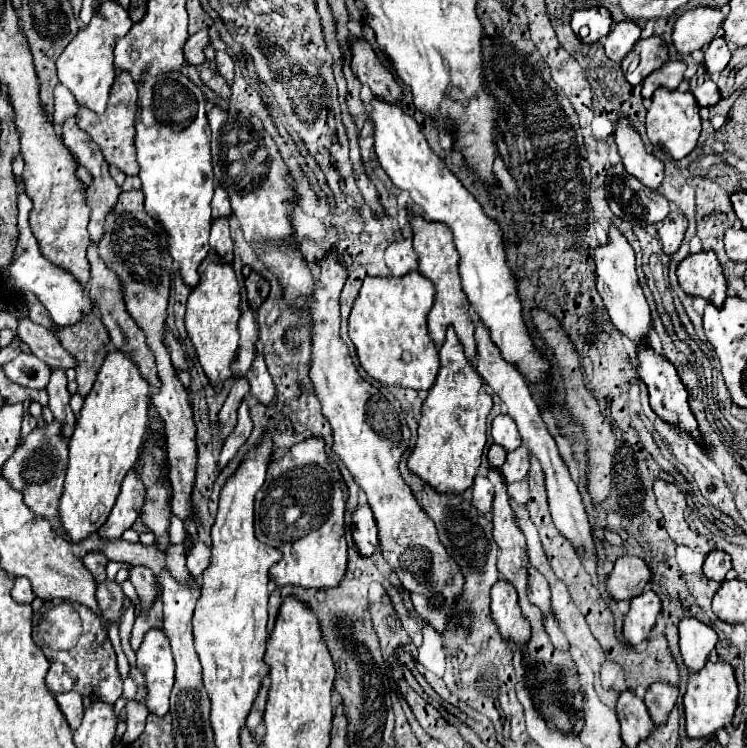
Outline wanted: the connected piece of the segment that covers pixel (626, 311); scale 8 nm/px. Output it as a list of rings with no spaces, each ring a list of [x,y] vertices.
[[[612,224],[608,230],[608,242],[600,244],[594,252],[594,262],[596,262],[596,286],[598,292],[604,300],[604,306],[610,314],[612,324],[624,332],[630,340],[636,344],[644,342],[648,338],[648,324],[650,324],[650,308],[644,298],[644,292],[638,284],[636,268],[634,268],[634,248],[630,242],[624,238],[624,234]]]

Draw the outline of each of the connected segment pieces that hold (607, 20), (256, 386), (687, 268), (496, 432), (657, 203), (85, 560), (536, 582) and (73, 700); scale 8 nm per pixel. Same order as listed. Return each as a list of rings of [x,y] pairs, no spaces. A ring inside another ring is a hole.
[[[588,8],[588,10],[576,10],[572,14],[572,30],[574,34],[578,34],[578,30],[582,26],[590,28],[590,34],[586,38],[582,38],[582,42],[586,44],[594,44],[602,38],[608,36],[610,26],[612,26],[612,16],[606,8]]]
[[[258,354],[258,356],[254,358],[252,368],[246,372],[246,380],[248,380],[248,384],[250,384],[250,394],[252,394],[258,402],[270,406],[272,400],[274,400],[274,392],[276,392],[276,390],[274,390],[274,382],[272,382],[270,374],[268,374],[268,370],[266,370],[264,356]]]
[[[710,250],[686,256],[678,264],[676,276],[680,288],[690,296],[702,296],[716,306],[720,306],[726,298],[726,282],[722,276],[722,266],[716,254]]]
[[[504,414],[496,416],[492,420],[492,430],[490,432],[492,432],[494,442],[500,444],[502,448],[506,448],[508,452],[520,446],[520,434],[518,434],[516,424],[514,424],[514,420],[510,416],[504,416]]]
[[[622,164],[608,170],[606,200],[618,218],[638,226],[660,224],[670,214],[670,202],[658,190],[640,184]]]
[[[86,552],[86,554],[82,556],[82,564],[90,570],[90,574],[94,576],[94,580],[96,580],[98,584],[106,580],[106,572],[104,572],[106,562],[108,562],[108,560],[106,560],[106,556],[96,554],[96,552]]]
[[[534,566],[528,568],[528,598],[532,600],[532,604],[536,604],[544,616],[552,614],[550,610],[550,588],[546,578],[536,572]]]
[[[64,692],[64,694],[58,694],[56,700],[58,700],[58,706],[60,706],[62,714],[66,716],[70,728],[76,730],[82,722],[82,712],[84,712],[82,696],[78,692]]]

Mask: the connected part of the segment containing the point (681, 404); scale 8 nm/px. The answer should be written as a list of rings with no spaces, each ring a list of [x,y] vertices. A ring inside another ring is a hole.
[[[640,344],[640,346],[636,346],[636,360],[638,360],[636,372],[638,372],[640,380],[648,386],[652,410],[654,410],[662,420],[680,426],[680,430],[692,434],[694,440],[696,440],[698,444],[702,444],[700,434],[698,434],[698,428],[696,428],[696,420],[694,420],[694,416],[692,416],[692,412],[690,412],[690,408],[688,408],[688,392],[686,392],[684,384],[680,382],[680,378],[678,378],[678,374],[676,374],[676,368],[674,368],[664,356],[660,356],[650,344]]]

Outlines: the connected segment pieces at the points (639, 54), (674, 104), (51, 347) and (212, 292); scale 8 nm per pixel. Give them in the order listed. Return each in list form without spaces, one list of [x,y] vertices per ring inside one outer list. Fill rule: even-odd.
[[[650,36],[646,40],[640,40],[630,56],[636,56],[640,64],[634,72],[626,72],[626,80],[632,86],[640,86],[646,76],[650,76],[654,70],[662,68],[668,62],[668,48],[660,36]]]
[[[658,88],[652,96],[652,104],[646,114],[646,132],[654,146],[660,146],[668,150],[668,154],[674,160],[682,160],[688,156],[700,138],[700,116],[698,116],[698,104],[696,98],[690,92],[668,92],[666,88]]]
[[[22,318],[22,320],[18,320],[16,334],[20,336],[20,340],[24,344],[30,346],[34,356],[38,356],[42,362],[46,362],[50,366],[50,370],[74,368],[76,360],[60,346],[56,336],[48,328],[38,326],[28,318]]]
[[[220,216],[214,218],[212,228],[210,228],[210,250],[204,262],[198,268],[200,282],[192,288],[186,304],[186,330],[188,336],[196,348],[198,362],[202,370],[206,372],[210,384],[220,390],[222,384],[232,376],[230,374],[230,364],[236,356],[238,348],[238,318],[240,318],[240,288],[236,274],[228,262],[232,262],[232,236],[230,236],[230,216]]]

